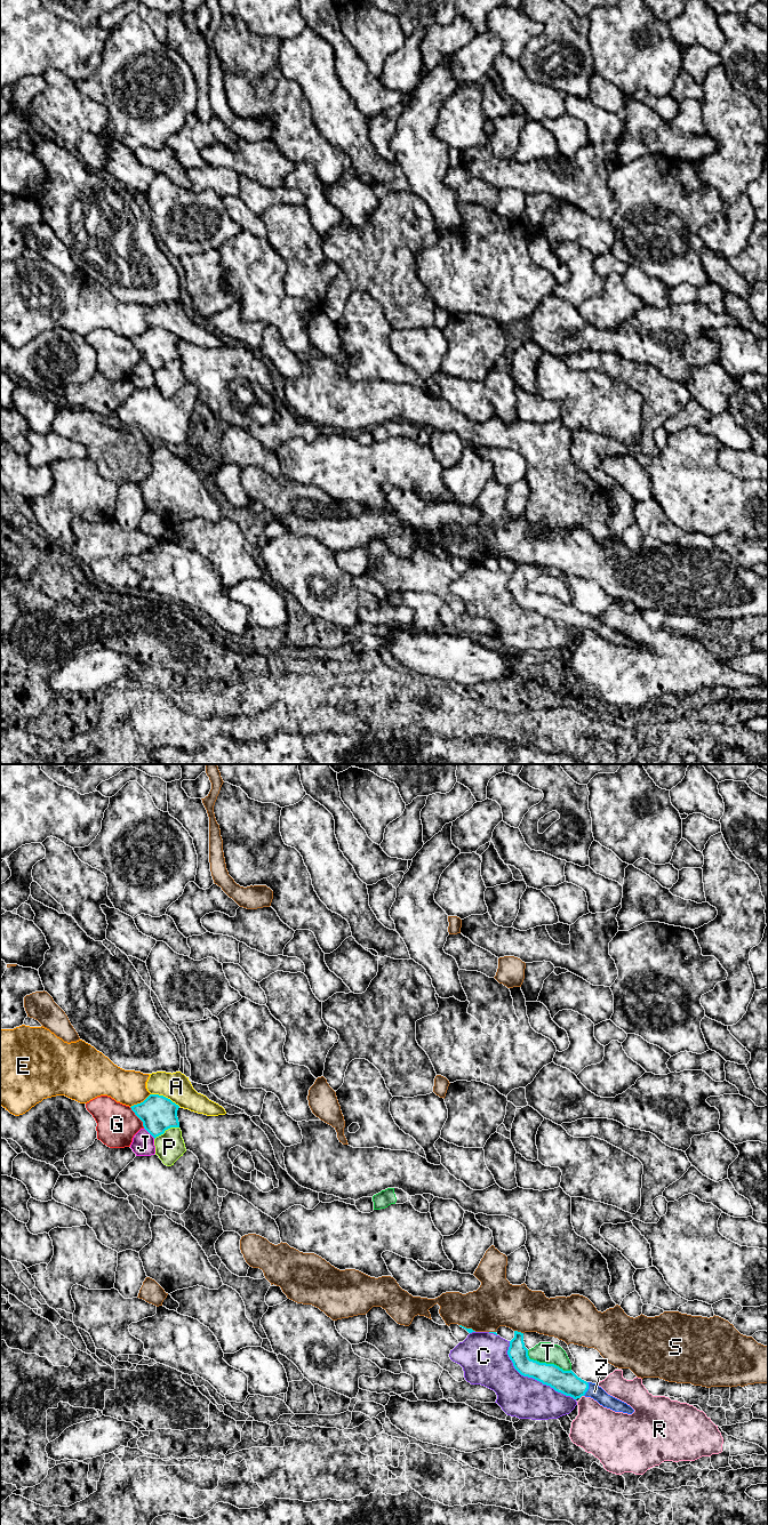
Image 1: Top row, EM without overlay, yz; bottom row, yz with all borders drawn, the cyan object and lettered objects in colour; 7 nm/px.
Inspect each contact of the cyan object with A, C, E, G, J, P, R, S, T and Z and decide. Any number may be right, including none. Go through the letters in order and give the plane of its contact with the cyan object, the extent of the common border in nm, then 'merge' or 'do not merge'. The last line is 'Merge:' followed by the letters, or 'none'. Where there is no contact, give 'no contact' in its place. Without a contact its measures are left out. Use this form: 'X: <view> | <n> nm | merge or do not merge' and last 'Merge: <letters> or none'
A: yz | 220 nm | do not merge
C: yz | 650 nm | do not merge
E: yz | 170 nm | do not merge
G: yz | 190 nm | do not merge
J: yz | 110 nm | do not merge
P: yz | 200 nm | do not merge
R: yz | 40 nm | do not merge
S: yz | 70 nm | do not merge
T: yz | 340 nm | do not merge
Z: yz | 100 nm | merge
Merge: Z

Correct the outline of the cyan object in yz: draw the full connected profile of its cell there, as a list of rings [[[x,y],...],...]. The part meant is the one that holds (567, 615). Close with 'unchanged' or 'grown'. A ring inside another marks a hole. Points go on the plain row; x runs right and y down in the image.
[[[514,563],[514,570],[510,573],[507,587],[514,601],[523,609],[533,610],[543,617],[550,618],[555,624],[574,632],[582,628],[591,629],[603,640],[615,644],[632,647],[634,642],[626,635],[608,627],[597,616],[586,615],[578,610],[571,602],[563,603],[554,596],[539,595],[530,592],[525,579],[523,565]]]; grown

